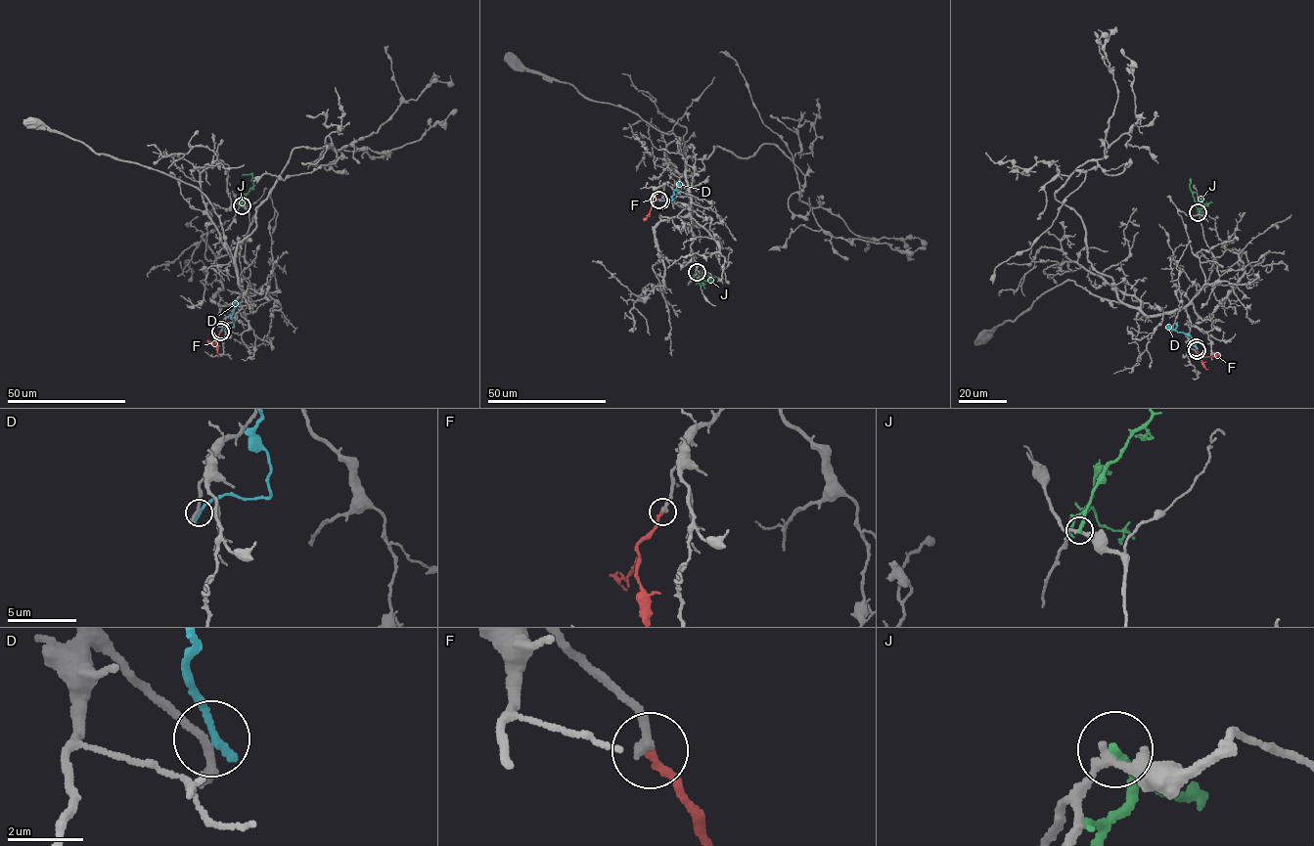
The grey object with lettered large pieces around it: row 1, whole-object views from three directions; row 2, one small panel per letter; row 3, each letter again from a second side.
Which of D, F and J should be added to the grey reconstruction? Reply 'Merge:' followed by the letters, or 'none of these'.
Merge: F

